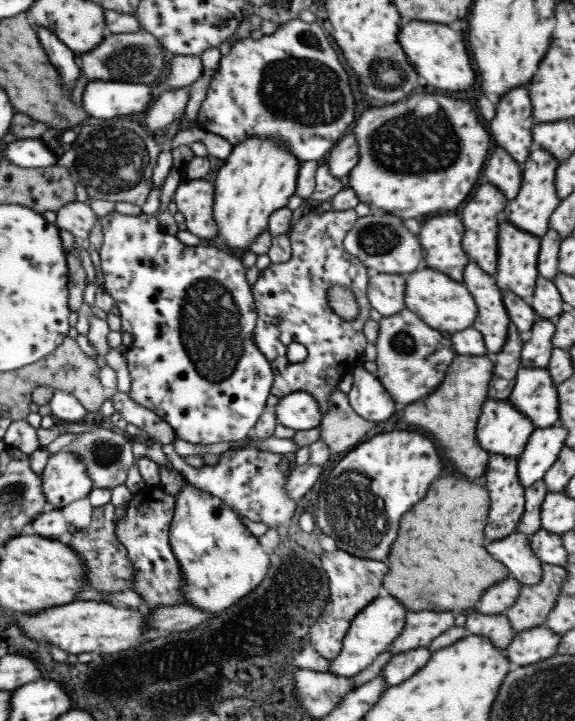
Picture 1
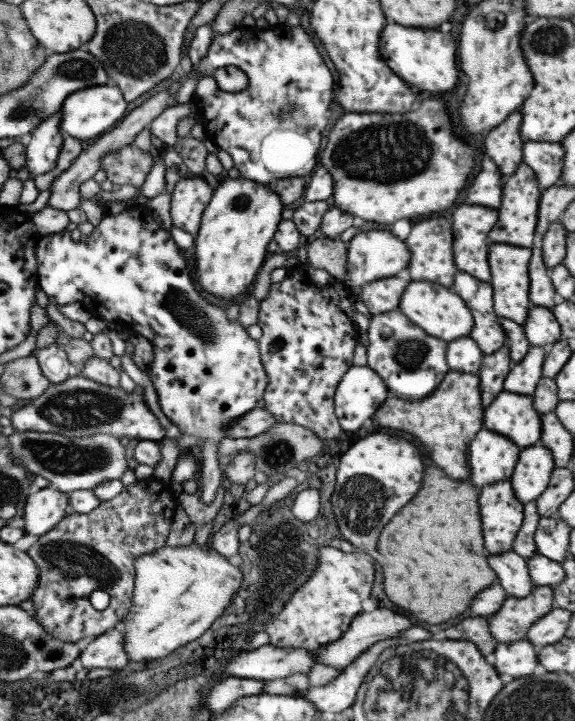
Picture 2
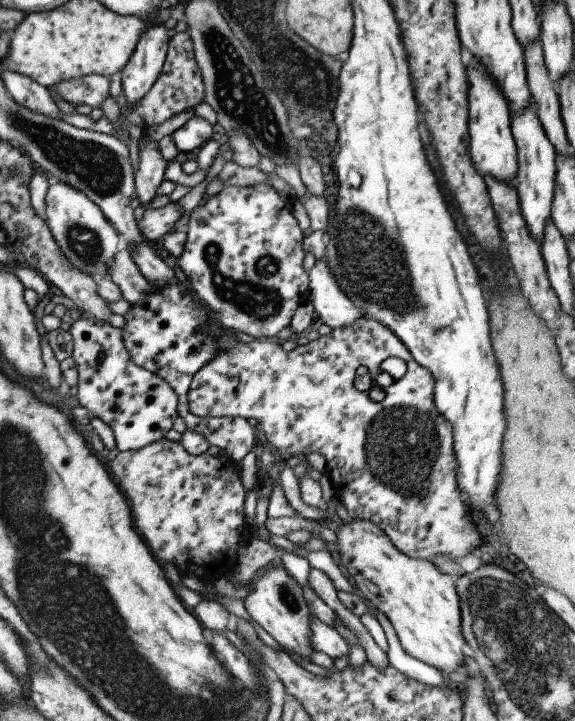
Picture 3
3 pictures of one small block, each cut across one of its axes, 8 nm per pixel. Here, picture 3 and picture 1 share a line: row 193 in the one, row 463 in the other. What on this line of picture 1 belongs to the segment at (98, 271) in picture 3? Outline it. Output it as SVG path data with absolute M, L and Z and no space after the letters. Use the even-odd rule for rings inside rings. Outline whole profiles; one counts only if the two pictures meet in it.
M63 451L49 455L40 485L45 503L55 509L88 497L92 490L91 480L85 475L81 460L73 452Z

